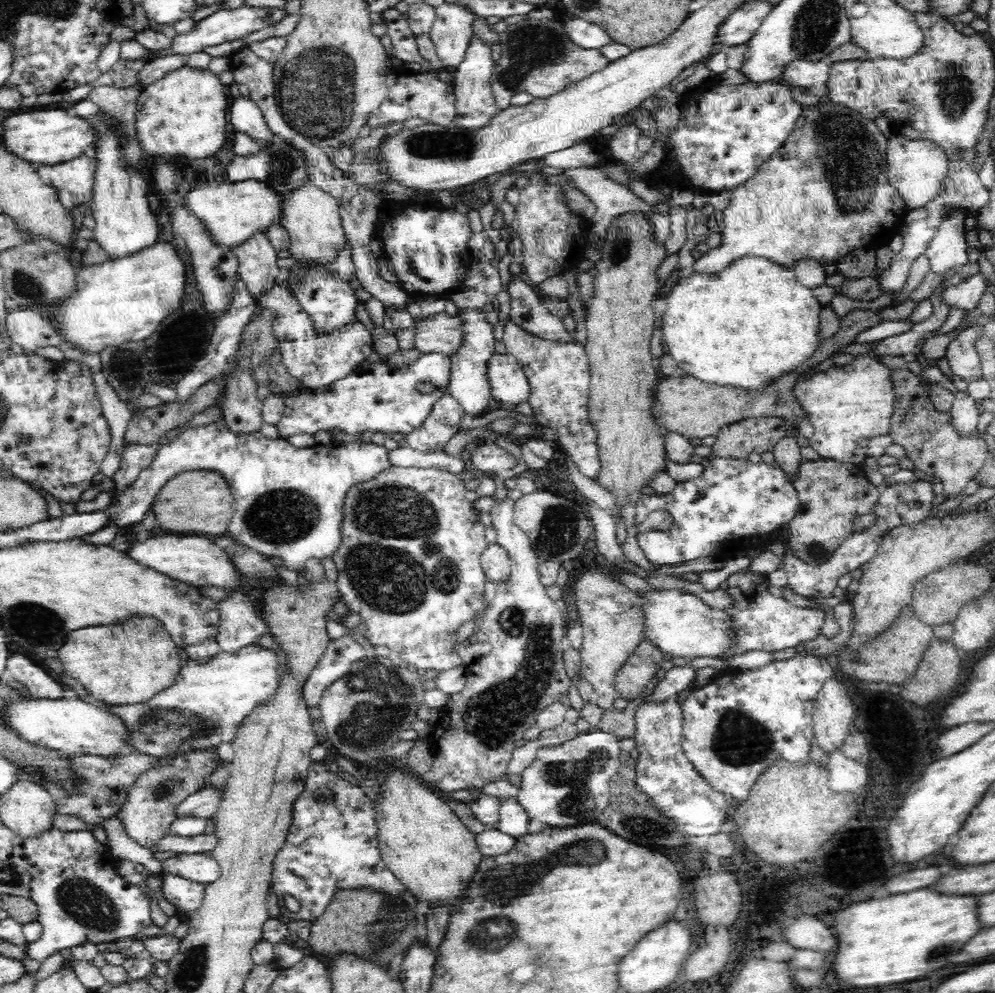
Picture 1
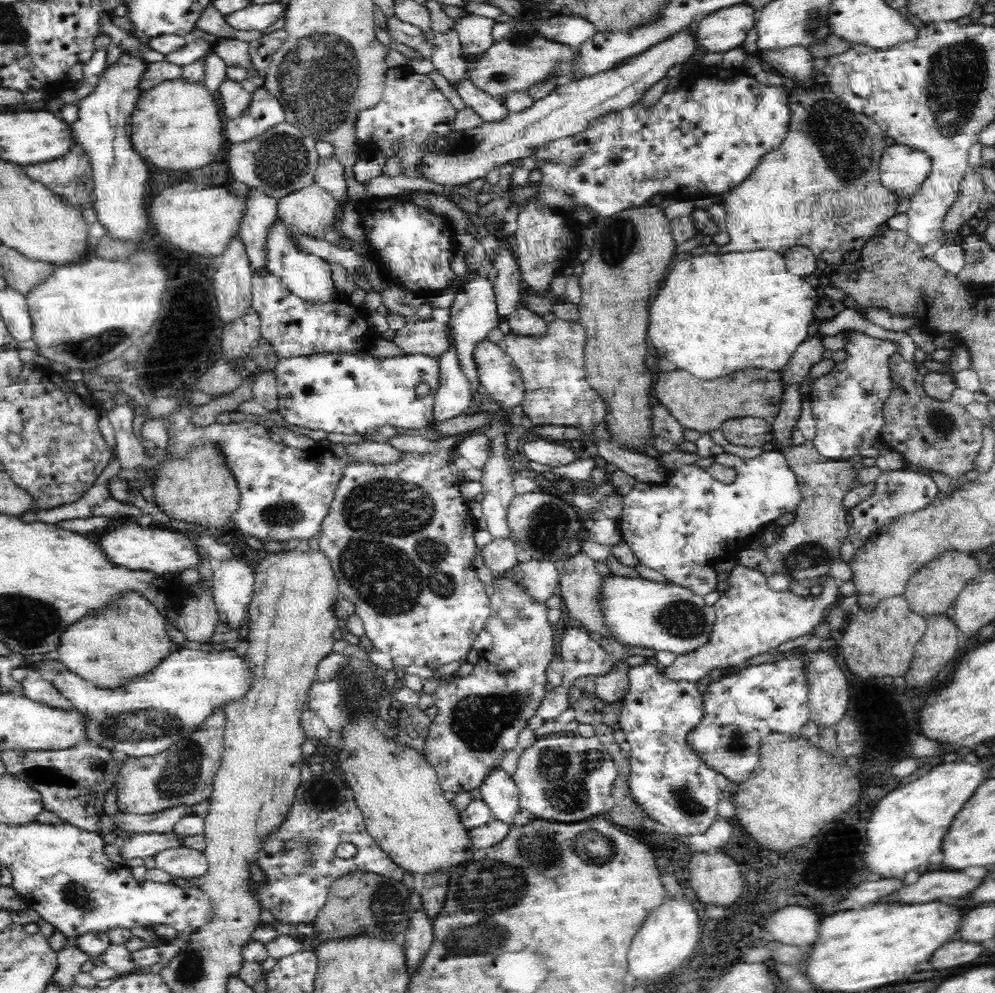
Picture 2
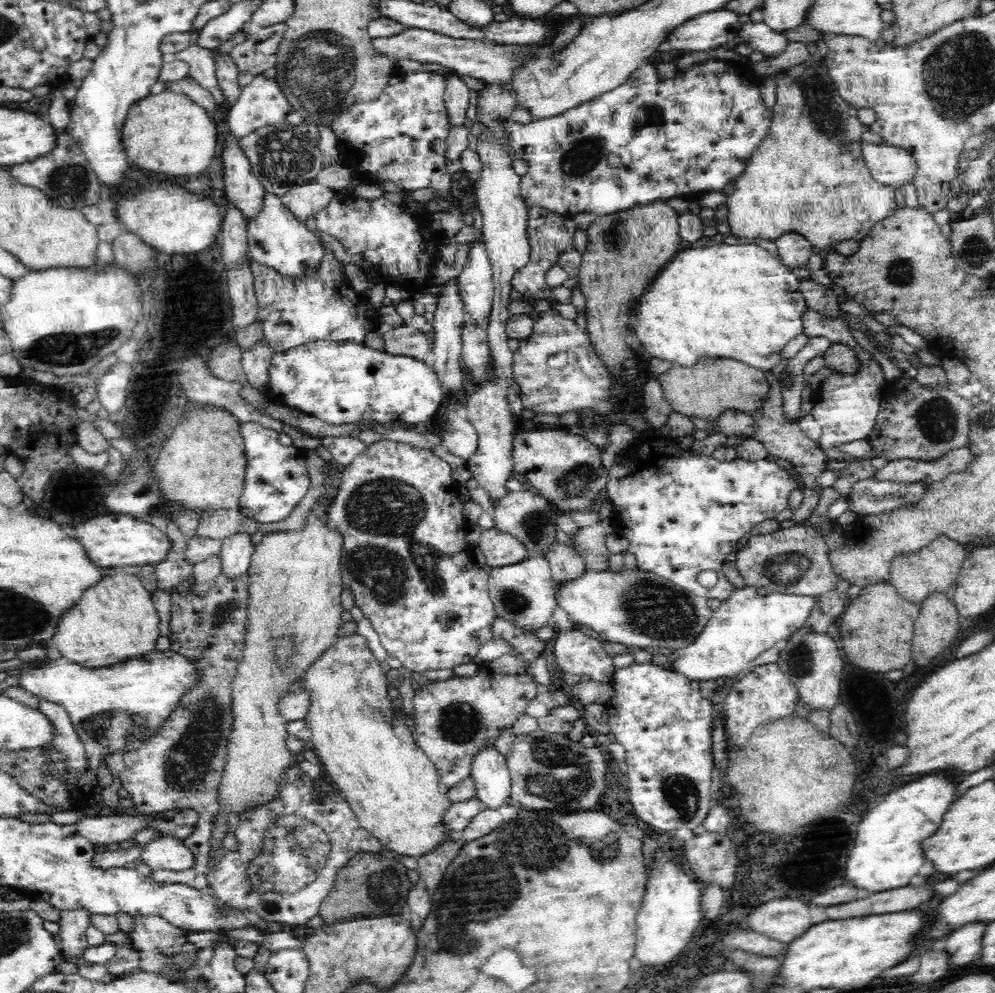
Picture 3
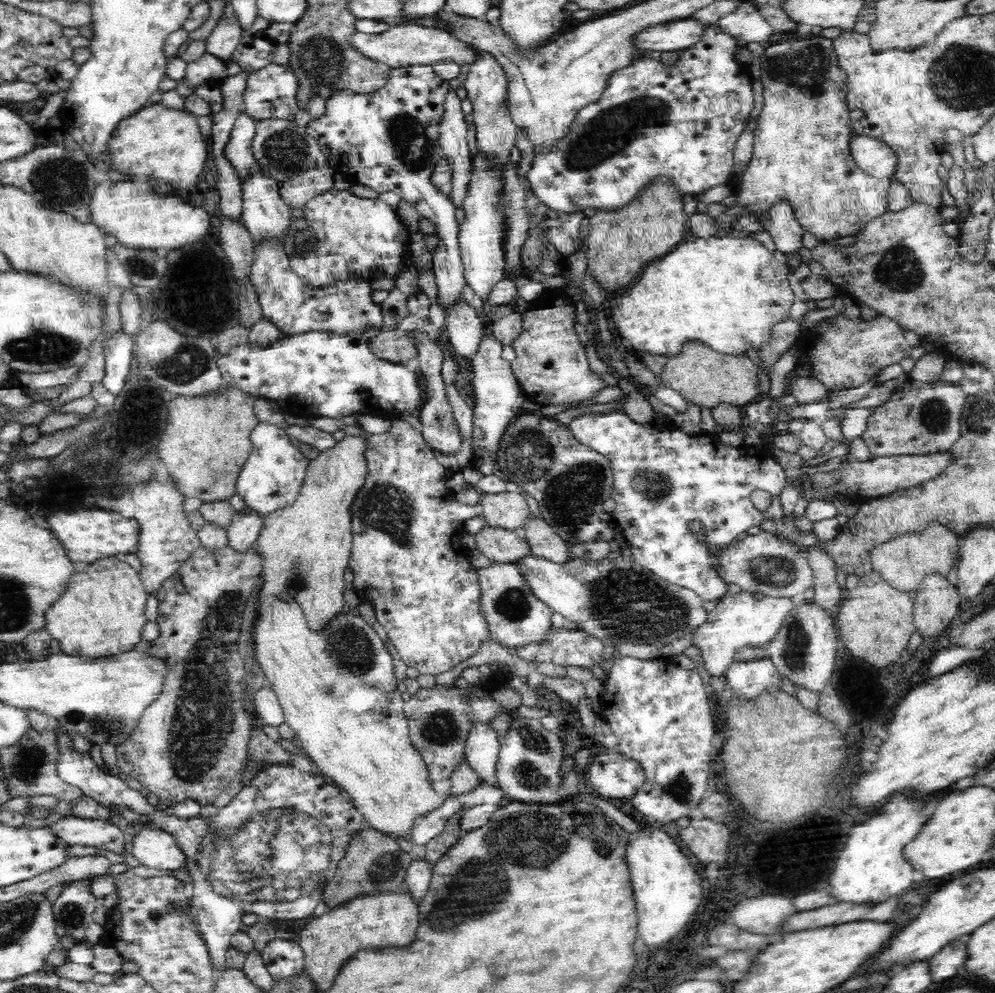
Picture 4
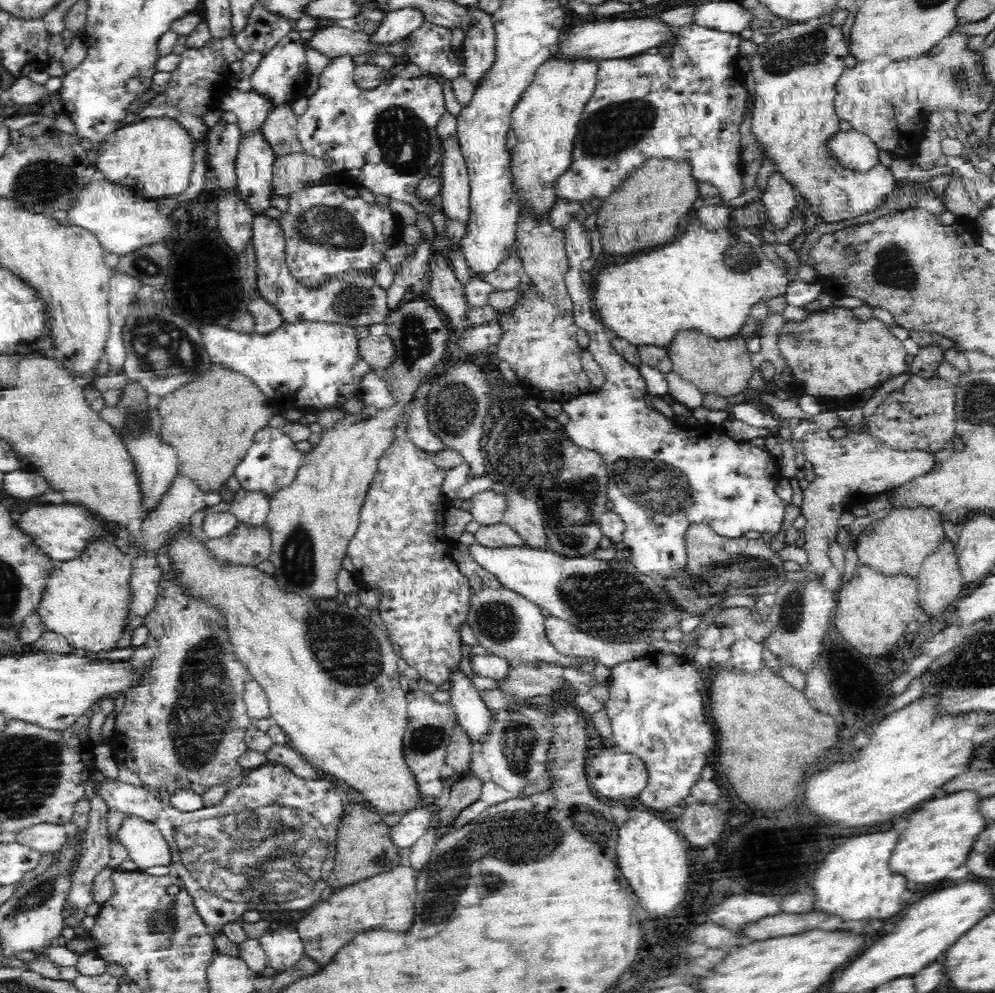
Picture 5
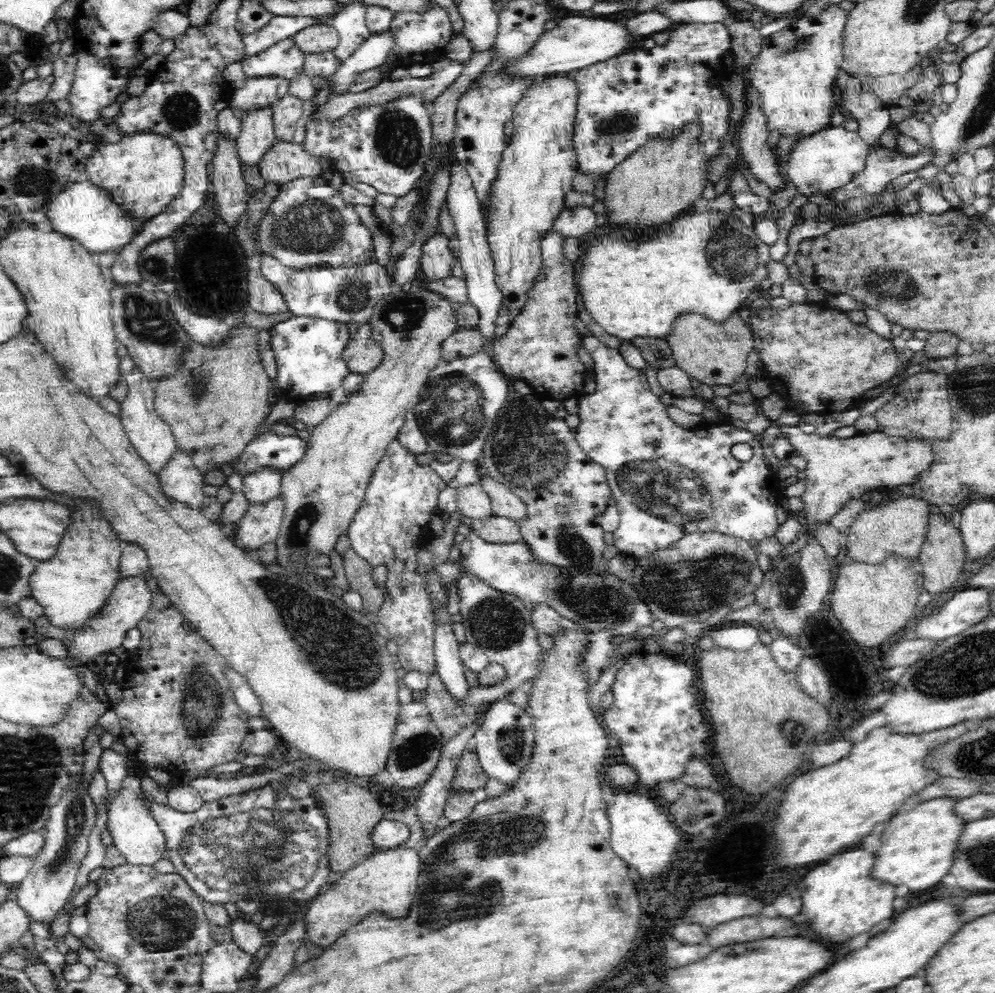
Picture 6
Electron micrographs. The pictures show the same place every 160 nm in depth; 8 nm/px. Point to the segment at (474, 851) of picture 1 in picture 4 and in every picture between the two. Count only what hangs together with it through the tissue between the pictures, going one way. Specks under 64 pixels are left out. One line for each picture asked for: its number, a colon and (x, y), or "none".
2: (398, 791)
3: (393, 787)
4: (337, 689)

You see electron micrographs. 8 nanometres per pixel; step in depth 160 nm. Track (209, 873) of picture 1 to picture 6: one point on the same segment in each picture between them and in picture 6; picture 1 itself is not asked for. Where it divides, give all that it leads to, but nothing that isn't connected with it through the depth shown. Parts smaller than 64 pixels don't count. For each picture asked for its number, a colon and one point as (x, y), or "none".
2: (184, 862)
3: (166, 853)
4: (153, 847)
5: (146, 845)
6: (136, 833)

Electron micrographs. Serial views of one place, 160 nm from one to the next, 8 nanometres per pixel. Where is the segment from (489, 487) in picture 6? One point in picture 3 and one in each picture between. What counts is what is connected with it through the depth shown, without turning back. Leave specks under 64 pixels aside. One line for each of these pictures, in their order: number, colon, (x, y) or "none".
3: (565, 562)
4: (544, 542)
5: (522, 514)

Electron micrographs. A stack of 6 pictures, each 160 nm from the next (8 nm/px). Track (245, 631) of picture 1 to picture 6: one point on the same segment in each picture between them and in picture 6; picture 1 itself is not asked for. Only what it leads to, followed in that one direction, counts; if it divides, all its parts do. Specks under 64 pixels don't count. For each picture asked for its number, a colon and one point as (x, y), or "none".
2: (233, 579)
3: (236, 550)
4: (243, 531)
5: (252, 508)
6: (261, 486)

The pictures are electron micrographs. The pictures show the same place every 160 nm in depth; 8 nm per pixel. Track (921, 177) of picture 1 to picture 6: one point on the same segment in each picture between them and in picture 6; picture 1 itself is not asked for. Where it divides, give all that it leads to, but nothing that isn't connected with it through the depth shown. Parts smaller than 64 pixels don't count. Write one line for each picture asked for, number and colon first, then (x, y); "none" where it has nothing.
2: (903, 170)
3: (889, 165)
4: (876, 159)
5: (853, 150)
6: (825, 161)

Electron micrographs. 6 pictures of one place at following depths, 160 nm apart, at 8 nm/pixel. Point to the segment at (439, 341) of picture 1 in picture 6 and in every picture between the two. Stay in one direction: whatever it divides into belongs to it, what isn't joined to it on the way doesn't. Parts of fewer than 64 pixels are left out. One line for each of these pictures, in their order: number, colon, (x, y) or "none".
2: (428, 337)
3: (407, 341)
4: (397, 346)
5: (377, 352)
6: (361, 356)

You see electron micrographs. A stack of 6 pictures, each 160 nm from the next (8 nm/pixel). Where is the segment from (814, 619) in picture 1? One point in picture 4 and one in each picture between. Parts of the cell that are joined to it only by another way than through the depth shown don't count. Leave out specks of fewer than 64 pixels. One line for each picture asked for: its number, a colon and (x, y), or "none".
2: (751, 618)
3: (750, 621)
4: (738, 620)

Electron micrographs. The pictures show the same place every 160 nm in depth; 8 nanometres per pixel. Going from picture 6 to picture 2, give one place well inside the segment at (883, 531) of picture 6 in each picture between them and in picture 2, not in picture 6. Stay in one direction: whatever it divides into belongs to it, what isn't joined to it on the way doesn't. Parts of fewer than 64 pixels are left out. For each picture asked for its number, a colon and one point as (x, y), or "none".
2: (934, 586)
3: (934, 568)
4: (903, 562)
5: (899, 542)

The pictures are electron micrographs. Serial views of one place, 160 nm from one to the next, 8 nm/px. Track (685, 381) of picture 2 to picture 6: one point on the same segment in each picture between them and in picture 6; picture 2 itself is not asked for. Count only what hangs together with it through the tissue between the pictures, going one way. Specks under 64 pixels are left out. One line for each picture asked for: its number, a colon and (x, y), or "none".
3: (713, 385)
4: (702, 376)
5: (724, 367)
6: (714, 352)

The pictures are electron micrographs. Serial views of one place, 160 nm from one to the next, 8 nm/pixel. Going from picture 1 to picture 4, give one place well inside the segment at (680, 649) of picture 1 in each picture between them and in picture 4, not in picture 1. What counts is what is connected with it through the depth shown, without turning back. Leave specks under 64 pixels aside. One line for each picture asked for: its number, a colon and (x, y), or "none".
2: (660, 615)
3: (636, 608)
4: (616, 601)

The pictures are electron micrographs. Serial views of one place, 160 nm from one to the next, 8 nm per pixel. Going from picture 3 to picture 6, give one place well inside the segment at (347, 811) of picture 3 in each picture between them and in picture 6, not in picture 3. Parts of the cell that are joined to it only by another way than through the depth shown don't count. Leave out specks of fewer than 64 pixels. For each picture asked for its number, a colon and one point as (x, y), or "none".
4: (280, 838)
5: (273, 836)
6: (262, 842)

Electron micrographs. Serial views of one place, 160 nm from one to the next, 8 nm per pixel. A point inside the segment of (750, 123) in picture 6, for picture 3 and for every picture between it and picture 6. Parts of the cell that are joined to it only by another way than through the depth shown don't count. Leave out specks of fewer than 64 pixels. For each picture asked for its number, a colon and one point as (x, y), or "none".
3: (794, 250)
4: (786, 232)
5: (779, 198)

